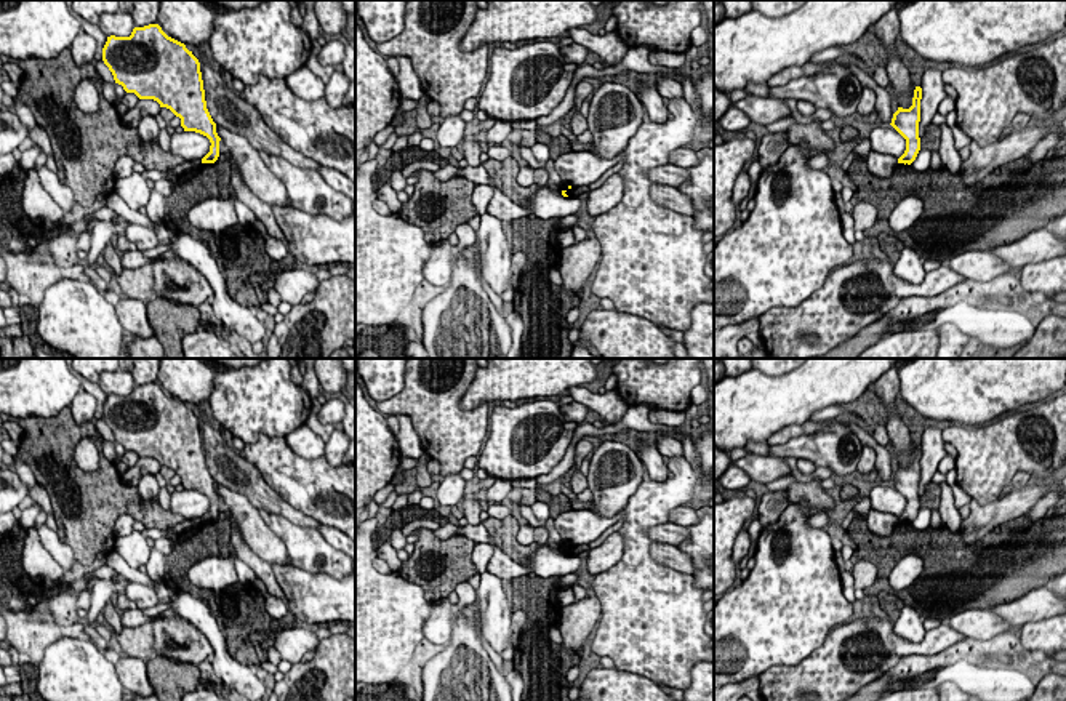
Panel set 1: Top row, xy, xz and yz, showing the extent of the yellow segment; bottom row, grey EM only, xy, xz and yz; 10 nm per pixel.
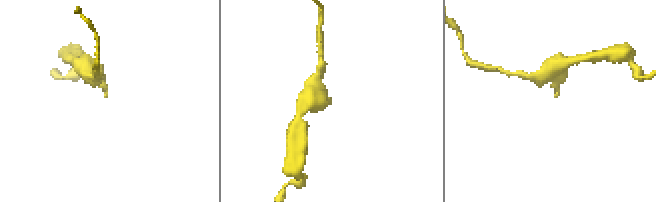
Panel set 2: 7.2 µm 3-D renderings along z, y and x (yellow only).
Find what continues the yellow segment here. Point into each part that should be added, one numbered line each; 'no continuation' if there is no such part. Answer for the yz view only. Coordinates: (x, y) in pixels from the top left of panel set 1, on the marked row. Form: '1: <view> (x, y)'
no continuation

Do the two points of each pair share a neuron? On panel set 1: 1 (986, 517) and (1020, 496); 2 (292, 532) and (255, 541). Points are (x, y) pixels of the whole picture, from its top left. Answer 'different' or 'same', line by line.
1: same
2: different

